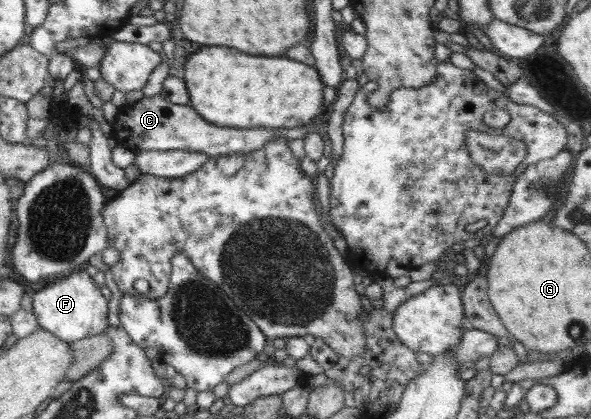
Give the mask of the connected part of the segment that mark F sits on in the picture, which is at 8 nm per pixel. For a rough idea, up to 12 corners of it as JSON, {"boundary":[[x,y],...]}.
{"boundary":[[86,271],[32,296],[40,328],[72,343],[105,332],[107,299]]}

